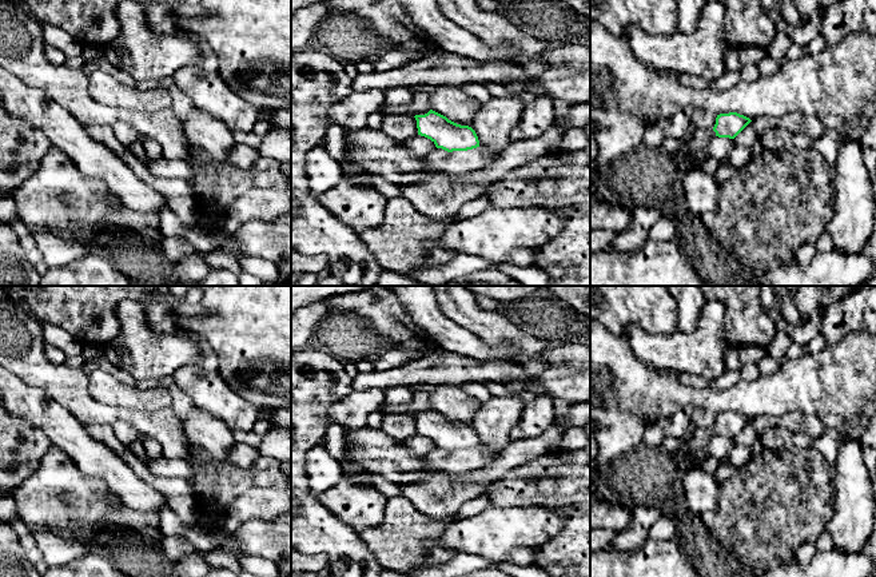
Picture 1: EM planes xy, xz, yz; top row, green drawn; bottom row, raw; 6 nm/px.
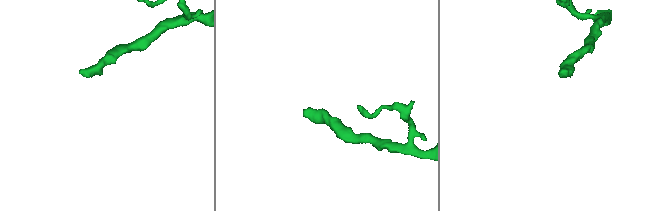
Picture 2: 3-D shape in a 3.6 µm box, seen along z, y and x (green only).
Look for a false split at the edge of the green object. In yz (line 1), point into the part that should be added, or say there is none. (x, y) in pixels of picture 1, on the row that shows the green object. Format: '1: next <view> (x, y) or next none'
1: next yz (695, 148)

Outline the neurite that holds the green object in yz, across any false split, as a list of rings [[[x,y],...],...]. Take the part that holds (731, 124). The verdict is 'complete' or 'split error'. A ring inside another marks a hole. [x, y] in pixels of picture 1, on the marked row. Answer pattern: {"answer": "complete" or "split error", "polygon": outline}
{"answer": "split error", "polygon": [[[737,112],[720,114],[713,128],[694,131],[684,155],[702,162],[704,150],[714,136],[734,139],[750,122]]]}

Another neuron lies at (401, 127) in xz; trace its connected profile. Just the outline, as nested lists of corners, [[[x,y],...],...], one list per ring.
[[[385,114],[381,131],[399,143],[418,135],[415,118],[406,114]]]

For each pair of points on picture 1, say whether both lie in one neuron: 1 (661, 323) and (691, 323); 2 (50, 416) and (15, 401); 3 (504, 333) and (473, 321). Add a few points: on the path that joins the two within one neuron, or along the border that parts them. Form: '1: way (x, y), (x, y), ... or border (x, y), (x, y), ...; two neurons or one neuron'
1: border (675, 299), (677, 306), (677, 329); two neurons
2: way (42, 410), (23, 401); one neuron
3: way (496, 329), (481, 322); one neuron

